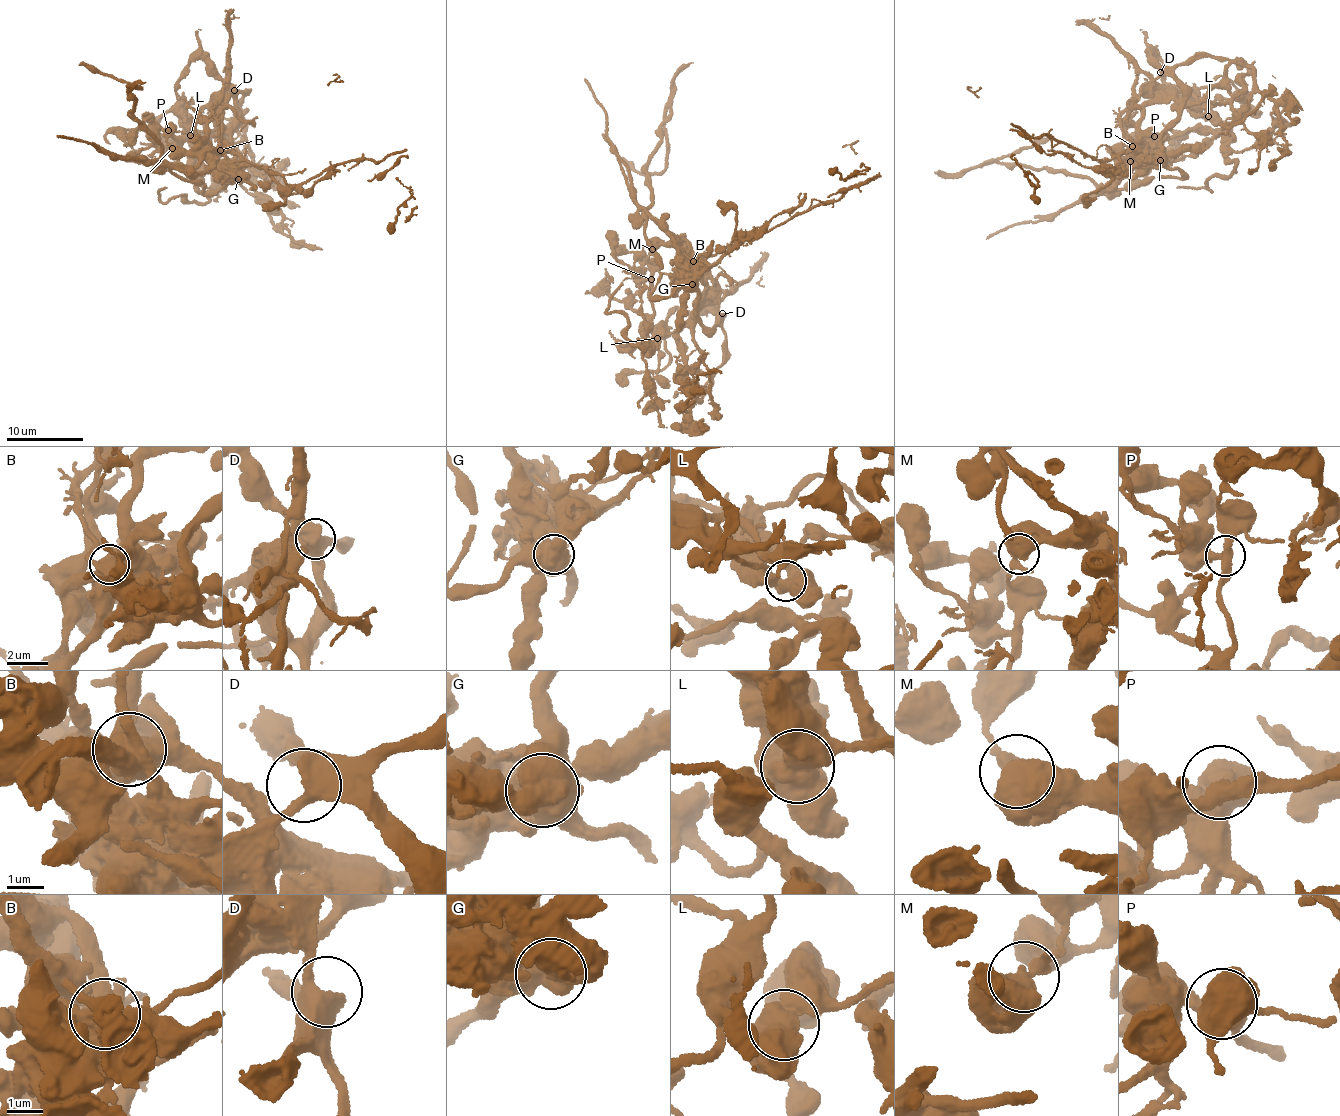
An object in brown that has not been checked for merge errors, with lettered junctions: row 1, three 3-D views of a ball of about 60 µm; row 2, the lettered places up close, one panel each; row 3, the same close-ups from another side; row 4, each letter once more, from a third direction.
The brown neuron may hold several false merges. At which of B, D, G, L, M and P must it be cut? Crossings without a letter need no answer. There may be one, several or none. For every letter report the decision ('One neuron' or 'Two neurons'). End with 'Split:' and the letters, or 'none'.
B: Two neurons
D: One neuron
G: Two neurons
L: Two neurons
M: Two neurons
P: One neuron
Split: B, G, L, M

